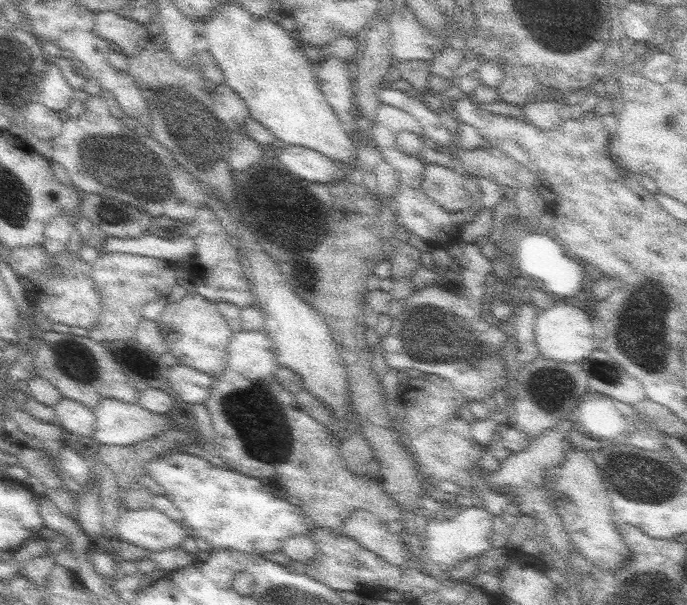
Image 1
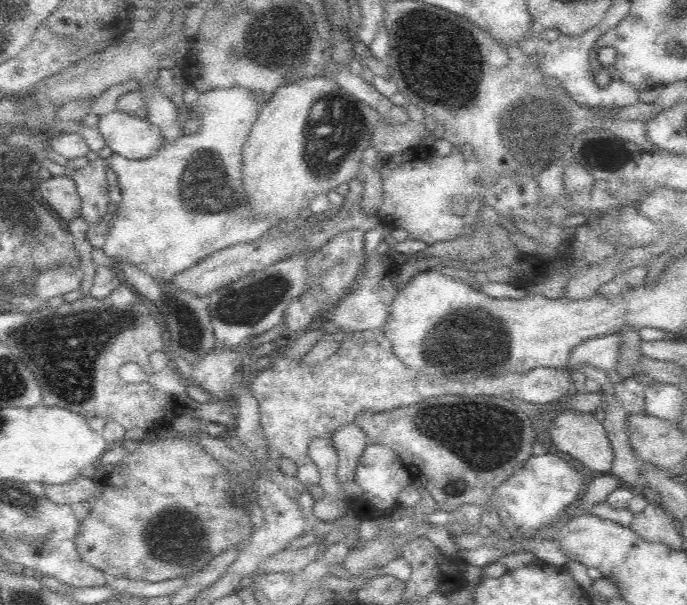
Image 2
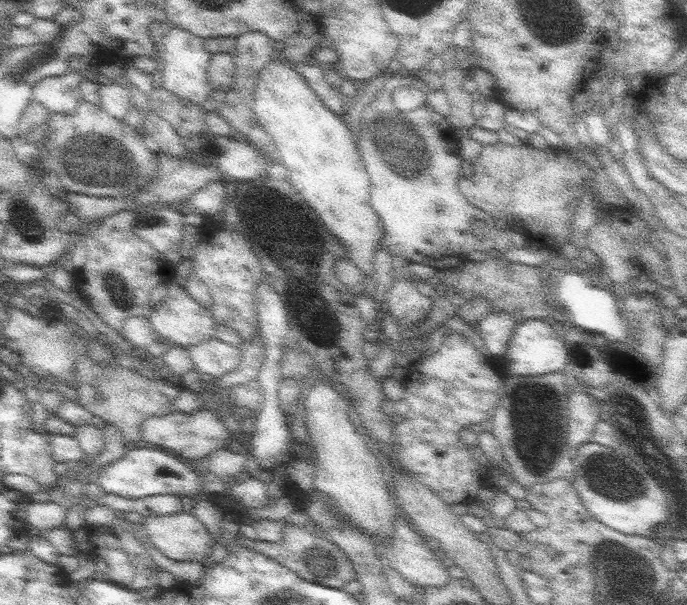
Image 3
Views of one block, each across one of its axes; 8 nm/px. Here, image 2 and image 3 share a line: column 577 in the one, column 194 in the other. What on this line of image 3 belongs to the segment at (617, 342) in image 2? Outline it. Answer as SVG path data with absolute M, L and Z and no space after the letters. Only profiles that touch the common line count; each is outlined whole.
M211 338L209 342L197 344L189 348L191 360L193 360L193 370L199 372L201 376L207 374L211 378L219 378L235 370L241 362L241 348L231 346L219 338Z

